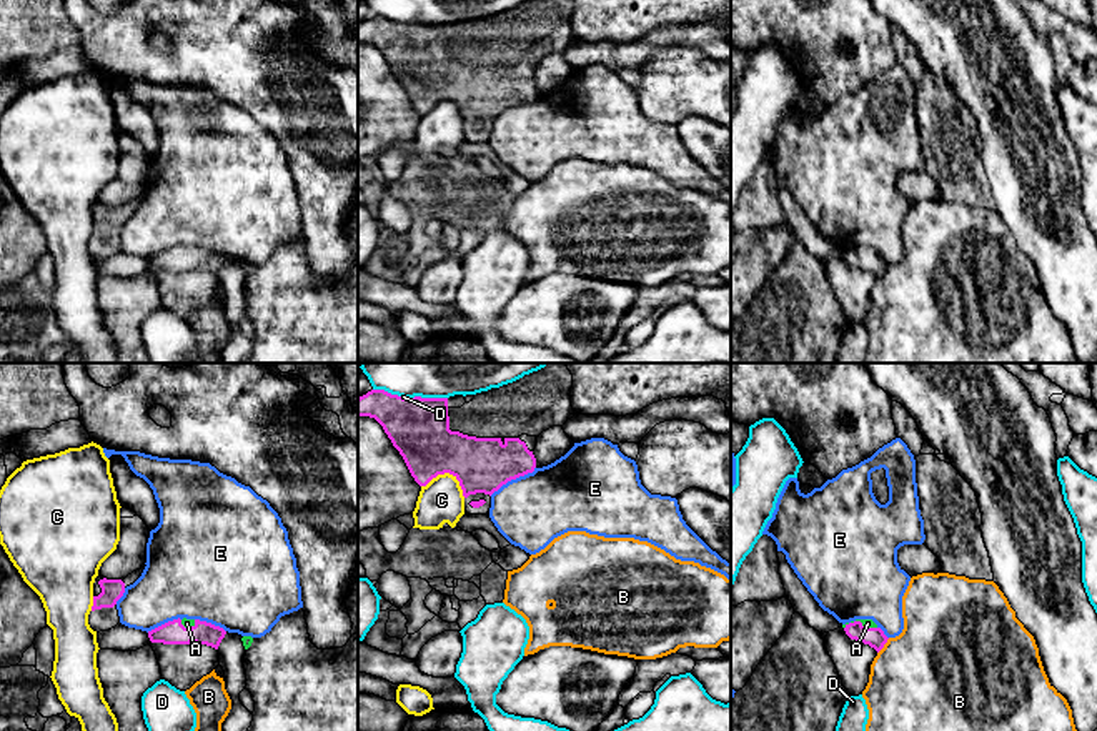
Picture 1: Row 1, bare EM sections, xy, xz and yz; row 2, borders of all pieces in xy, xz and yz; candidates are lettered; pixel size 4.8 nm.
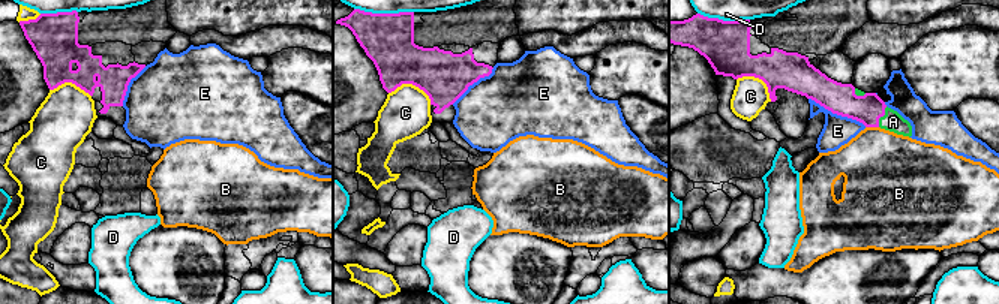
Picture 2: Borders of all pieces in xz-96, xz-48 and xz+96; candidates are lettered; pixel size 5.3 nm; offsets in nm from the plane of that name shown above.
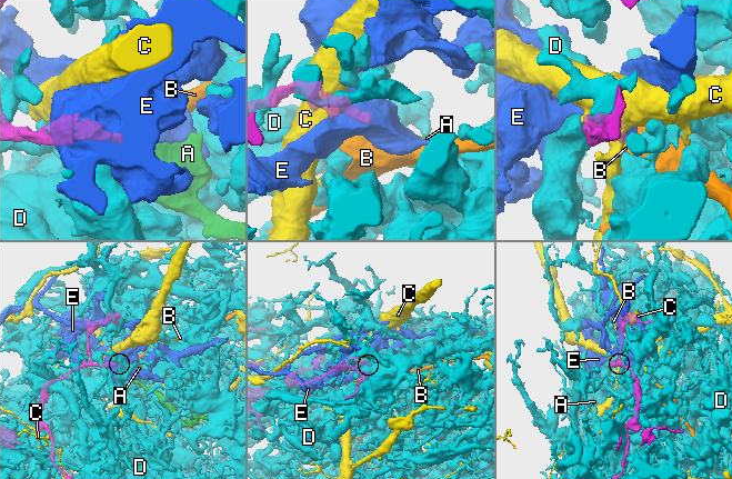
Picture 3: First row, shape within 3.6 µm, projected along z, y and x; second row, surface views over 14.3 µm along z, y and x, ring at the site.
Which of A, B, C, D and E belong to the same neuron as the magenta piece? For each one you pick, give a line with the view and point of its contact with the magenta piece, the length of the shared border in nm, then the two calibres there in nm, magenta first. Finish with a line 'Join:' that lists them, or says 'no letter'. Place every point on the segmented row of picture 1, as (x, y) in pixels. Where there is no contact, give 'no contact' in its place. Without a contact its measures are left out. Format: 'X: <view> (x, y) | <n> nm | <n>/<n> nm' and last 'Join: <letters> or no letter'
A: yz (861, 623) | 160 nm | 100/50 nm
Join: A

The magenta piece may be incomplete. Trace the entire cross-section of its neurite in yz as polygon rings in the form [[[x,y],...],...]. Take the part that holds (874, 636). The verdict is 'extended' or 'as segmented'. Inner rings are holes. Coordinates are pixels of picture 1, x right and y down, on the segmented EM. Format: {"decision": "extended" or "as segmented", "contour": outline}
{"decision": "extended", "contour": [[[856,619],[842,624],[842,628],[851,639],[869,644],[877,653],[884,648],[884,644],[889,639],[872,619]]]}

